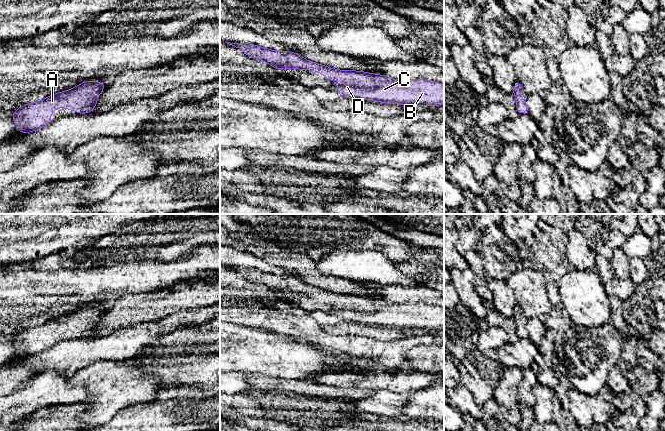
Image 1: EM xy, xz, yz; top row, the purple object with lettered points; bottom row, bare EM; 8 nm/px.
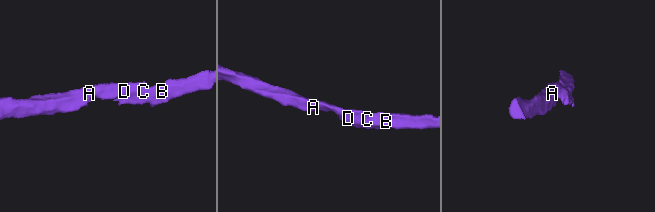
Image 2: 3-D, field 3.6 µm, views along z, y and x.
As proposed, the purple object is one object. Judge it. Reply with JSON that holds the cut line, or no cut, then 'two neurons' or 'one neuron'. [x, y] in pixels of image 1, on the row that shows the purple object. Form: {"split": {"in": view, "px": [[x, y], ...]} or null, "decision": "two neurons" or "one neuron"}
{"split": null, "decision": "one neuron"}

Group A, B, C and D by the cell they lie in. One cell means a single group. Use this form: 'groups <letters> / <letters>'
groups A B C D

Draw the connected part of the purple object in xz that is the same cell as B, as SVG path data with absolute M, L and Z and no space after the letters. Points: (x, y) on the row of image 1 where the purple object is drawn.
M225 42L229 45L232 45L240 50L242 50L246 55L248 55L252 59L262 60L267 62L271 67L276 69L301 69L301 70L311 70L314 72L319 72L325 76L327 80L336 81L337 82L337 91L341 97L346 98L357 98L361 100L373 100L375 102L385 102L387 104L401 104L401 105L417 105L417 106L439 106L444 104L444 84L427 81L424 79L404 79L397 80L392 79L385 75L367 73L364 71L354 71L354 70L338 70L333 69L331 67L327 67L325 65L321 65L319 63L315 63L312 61L308 61L303 58L301 55L290 52L290 51L275 51L267 48L260 47L258 45L249 44L249 43L230 43Z

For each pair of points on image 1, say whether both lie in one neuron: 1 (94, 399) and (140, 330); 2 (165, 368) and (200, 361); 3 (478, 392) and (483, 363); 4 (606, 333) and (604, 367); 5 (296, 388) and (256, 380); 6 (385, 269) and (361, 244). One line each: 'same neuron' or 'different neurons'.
1: different neurons
2: same neuron
3: same neuron
4: same neuron
5: same neuron
6: different neurons

